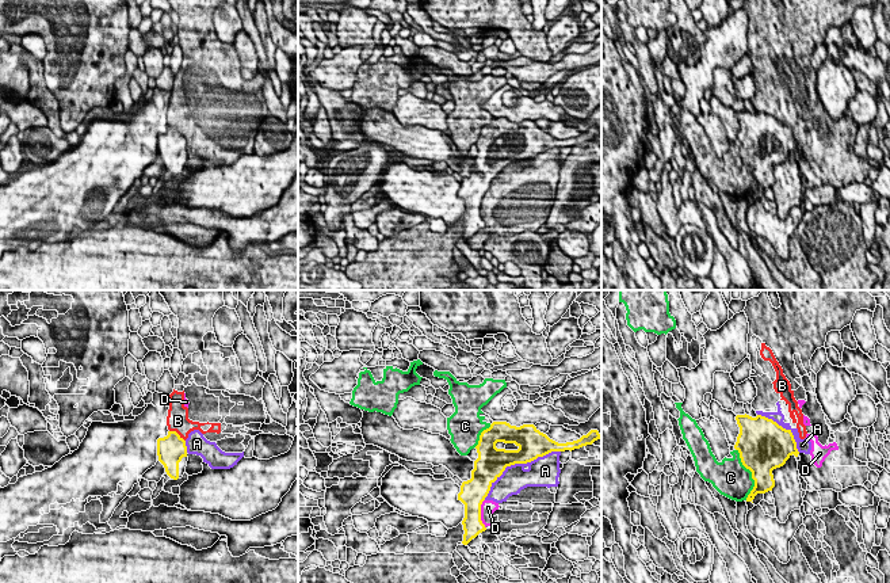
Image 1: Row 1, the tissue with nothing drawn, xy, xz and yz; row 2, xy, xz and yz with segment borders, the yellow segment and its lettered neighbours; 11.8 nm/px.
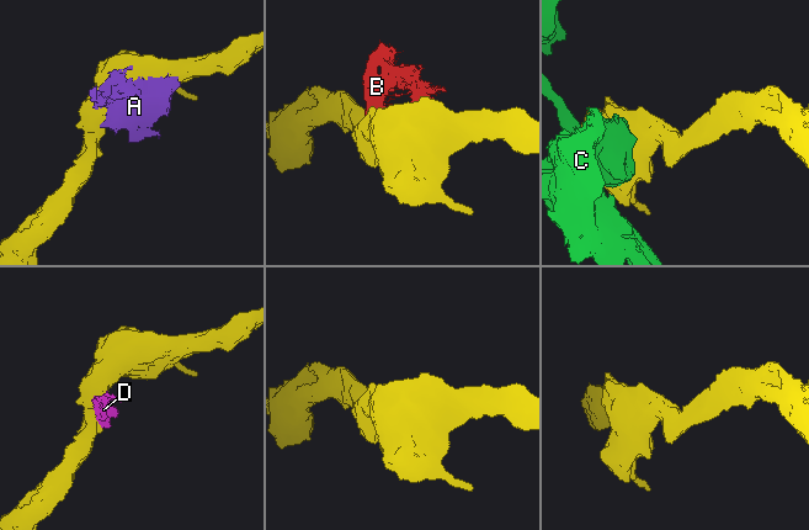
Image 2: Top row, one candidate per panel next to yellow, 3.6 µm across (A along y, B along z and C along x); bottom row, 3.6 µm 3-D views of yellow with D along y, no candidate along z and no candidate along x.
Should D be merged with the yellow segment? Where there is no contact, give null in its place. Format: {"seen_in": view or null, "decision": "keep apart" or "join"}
{"seen_in": "xz", "decision": "keep apart"}

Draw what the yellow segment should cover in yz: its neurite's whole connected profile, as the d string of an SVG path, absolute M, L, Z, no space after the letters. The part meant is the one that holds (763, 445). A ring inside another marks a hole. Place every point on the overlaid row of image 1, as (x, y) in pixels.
M737 415L740 434L734 449L742 465L752 472L755 487L746 498L752 502L757 494L772 491L772 470L780 468L794 454L798 457L797 442L791 430L786 430L772 419L757 415Z

